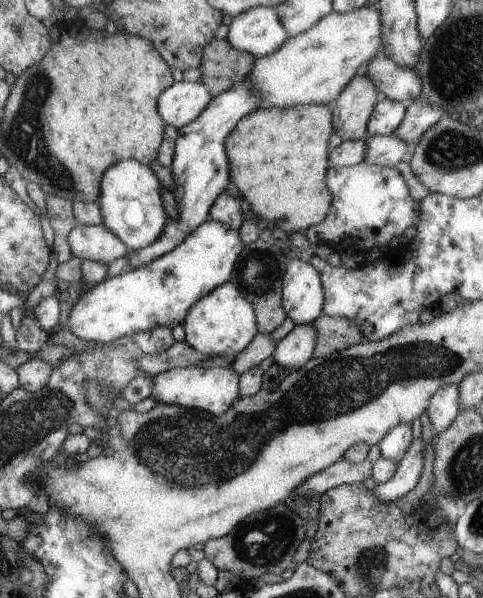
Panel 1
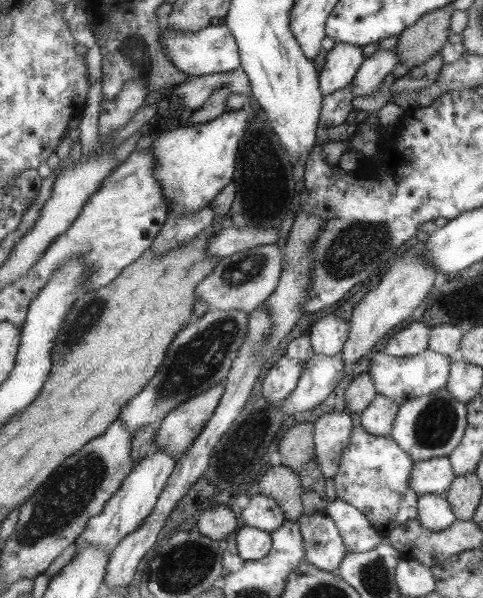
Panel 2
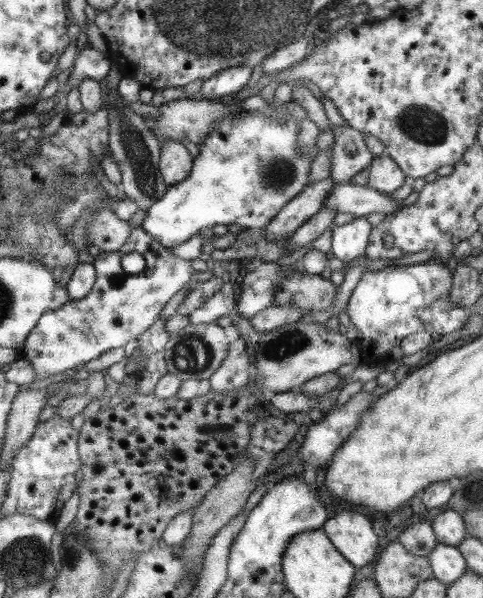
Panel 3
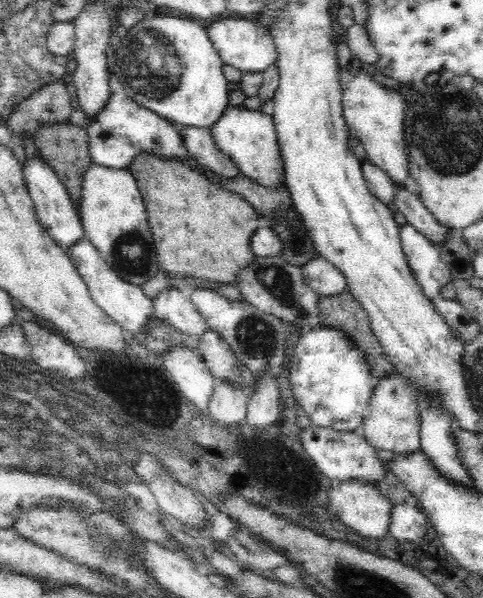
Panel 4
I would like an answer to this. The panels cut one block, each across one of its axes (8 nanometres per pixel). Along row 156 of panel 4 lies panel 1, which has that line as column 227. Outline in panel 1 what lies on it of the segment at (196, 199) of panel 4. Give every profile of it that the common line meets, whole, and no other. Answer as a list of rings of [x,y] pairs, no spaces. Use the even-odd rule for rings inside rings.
[[[295,106],[287,110],[271,108],[271,110],[253,110],[249,116],[243,116],[233,132],[225,138],[227,158],[229,158],[229,176],[231,184],[239,190],[241,198],[245,198],[255,216],[263,220],[263,226],[281,224],[281,234],[305,232],[311,226],[321,224],[331,210],[333,194],[327,188],[327,170],[329,170],[329,150],[327,138],[333,128],[333,106]]]

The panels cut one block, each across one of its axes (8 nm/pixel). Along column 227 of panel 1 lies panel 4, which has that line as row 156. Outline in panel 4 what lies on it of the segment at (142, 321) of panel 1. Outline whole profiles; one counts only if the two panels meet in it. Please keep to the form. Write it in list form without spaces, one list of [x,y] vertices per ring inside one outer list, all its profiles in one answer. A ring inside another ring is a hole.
[[[226,106],[224,114],[210,126],[210,134],[214,136],[220,152],[230,158],[238,172],[246,174],[252,182],[260,182],[264,186],[286,186],[286,170],[280,154],[278,132],[270,110],[248,110],[242,106]]]

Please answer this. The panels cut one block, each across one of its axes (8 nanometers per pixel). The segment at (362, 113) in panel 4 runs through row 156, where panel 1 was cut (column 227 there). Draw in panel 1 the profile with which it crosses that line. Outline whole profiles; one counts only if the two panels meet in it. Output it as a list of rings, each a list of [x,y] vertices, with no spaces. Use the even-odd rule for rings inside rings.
[[[199,364],[187,368],[171,368],[167,372],[151,376],[153,382],[151,398],[157,404],[171,404],[171,406],[181,406],[181,408],[201,410],[213,416],[221,416],[239,398],[239,380],[241,376],[229,368],[201,368]]]

